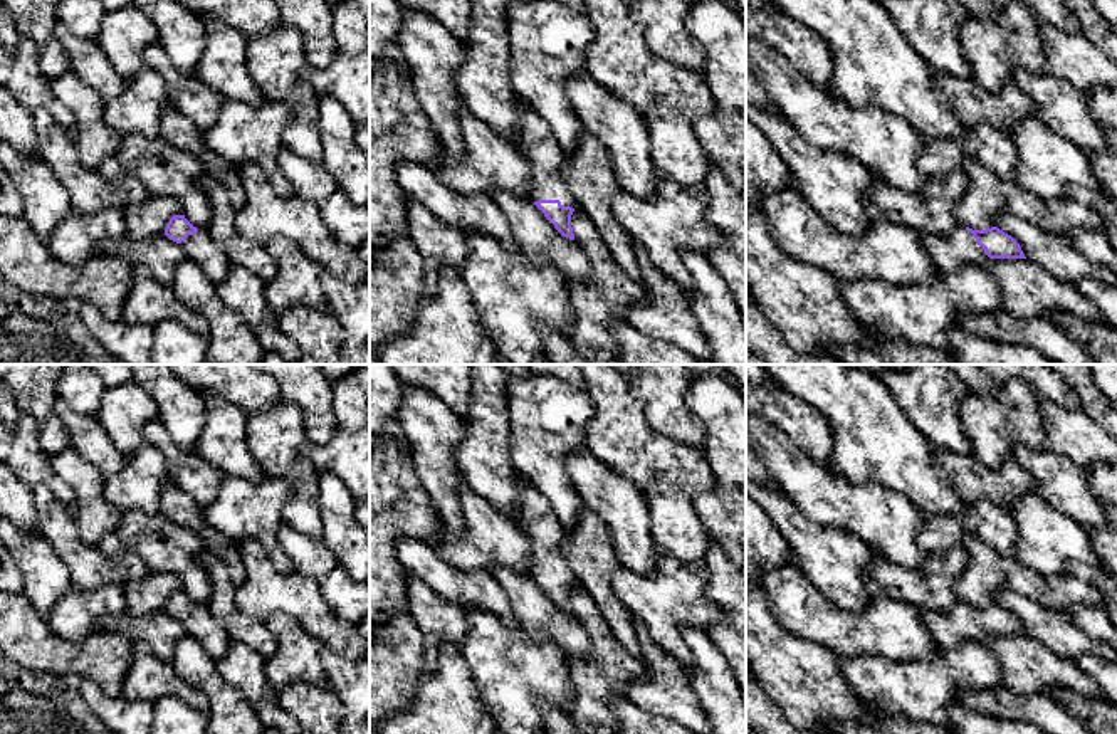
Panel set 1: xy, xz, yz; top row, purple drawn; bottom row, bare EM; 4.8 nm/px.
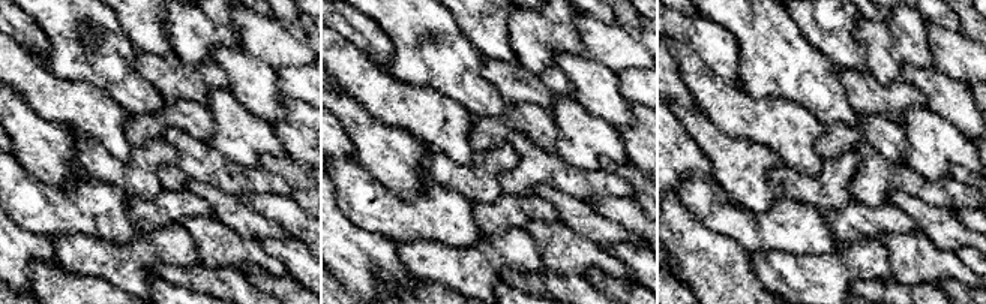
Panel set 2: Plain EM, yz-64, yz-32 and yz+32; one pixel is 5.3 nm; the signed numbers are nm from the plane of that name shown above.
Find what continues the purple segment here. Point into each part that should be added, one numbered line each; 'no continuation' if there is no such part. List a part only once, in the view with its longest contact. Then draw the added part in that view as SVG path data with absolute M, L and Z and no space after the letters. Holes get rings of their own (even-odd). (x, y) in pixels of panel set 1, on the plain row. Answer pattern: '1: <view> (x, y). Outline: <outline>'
1: xz (538, 521). Outline: M521 474L517 490L517 526L526 534L529 544L532 578L559 576L563 583L581 586L559 551L564 539L564 527L549 501Z

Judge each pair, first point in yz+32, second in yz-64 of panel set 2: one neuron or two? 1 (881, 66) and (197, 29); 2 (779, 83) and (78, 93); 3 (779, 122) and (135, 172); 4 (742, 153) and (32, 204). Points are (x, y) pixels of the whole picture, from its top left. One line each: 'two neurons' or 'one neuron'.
1: one neuron
2: two neurons
3: two neurons
4: two neurons

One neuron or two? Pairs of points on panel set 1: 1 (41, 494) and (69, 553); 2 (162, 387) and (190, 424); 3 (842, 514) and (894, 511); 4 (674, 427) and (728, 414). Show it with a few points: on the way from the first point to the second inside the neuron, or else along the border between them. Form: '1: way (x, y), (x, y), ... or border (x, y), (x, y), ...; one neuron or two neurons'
1: way (49, 509), (64, 538); one neuron
2: way (170, 395), (183, 415); one neuron
3: way (855, 511), (881, 511); one neuron
4: border (691, 382), (687, 405), (702, 424), (702, 450); two neurons

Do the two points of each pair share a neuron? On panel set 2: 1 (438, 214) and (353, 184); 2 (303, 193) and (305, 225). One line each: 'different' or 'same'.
1: same
2: different

